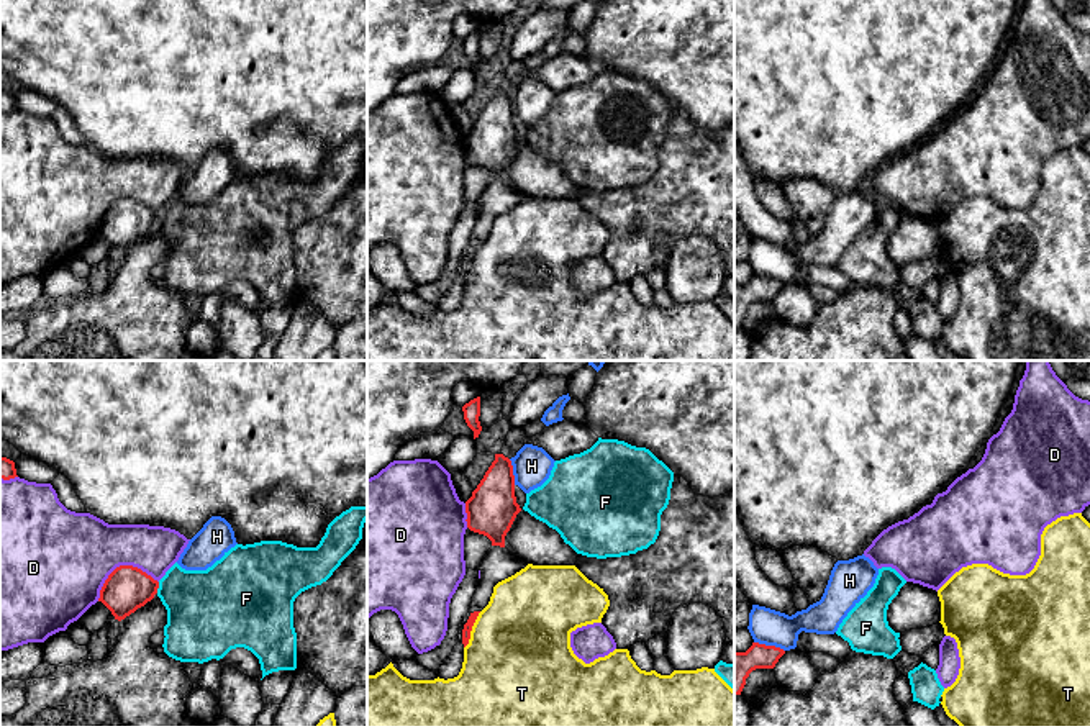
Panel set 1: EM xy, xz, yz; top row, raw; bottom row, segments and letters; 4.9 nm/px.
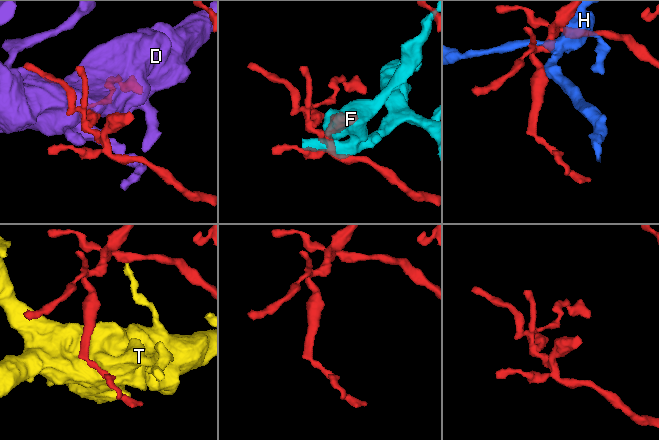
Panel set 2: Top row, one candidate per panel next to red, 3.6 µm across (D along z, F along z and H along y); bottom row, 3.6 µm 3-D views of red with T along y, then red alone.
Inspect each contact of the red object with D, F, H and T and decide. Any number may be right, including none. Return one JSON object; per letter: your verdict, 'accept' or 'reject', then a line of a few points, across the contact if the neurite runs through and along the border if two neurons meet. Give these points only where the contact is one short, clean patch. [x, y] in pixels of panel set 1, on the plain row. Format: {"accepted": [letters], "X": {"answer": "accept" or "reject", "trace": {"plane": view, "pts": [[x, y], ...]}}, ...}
{"accepted": [], "D": {"answer": "reject"}, "F": {"answer": "reject", "trace": {"plane": "xy", "pts": [[159, 215], [156, 225]]}}, "H": {"answer": "reject"}, "T": {"answer": "reject"}}

